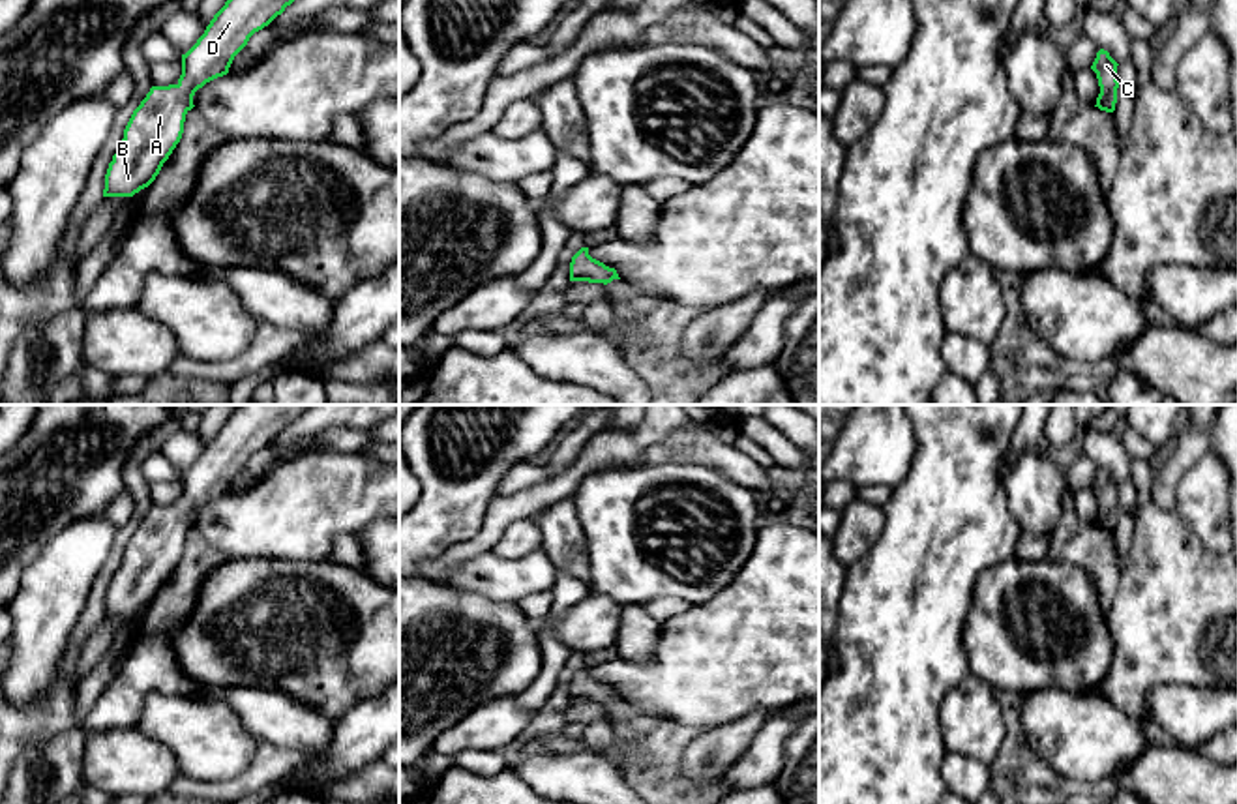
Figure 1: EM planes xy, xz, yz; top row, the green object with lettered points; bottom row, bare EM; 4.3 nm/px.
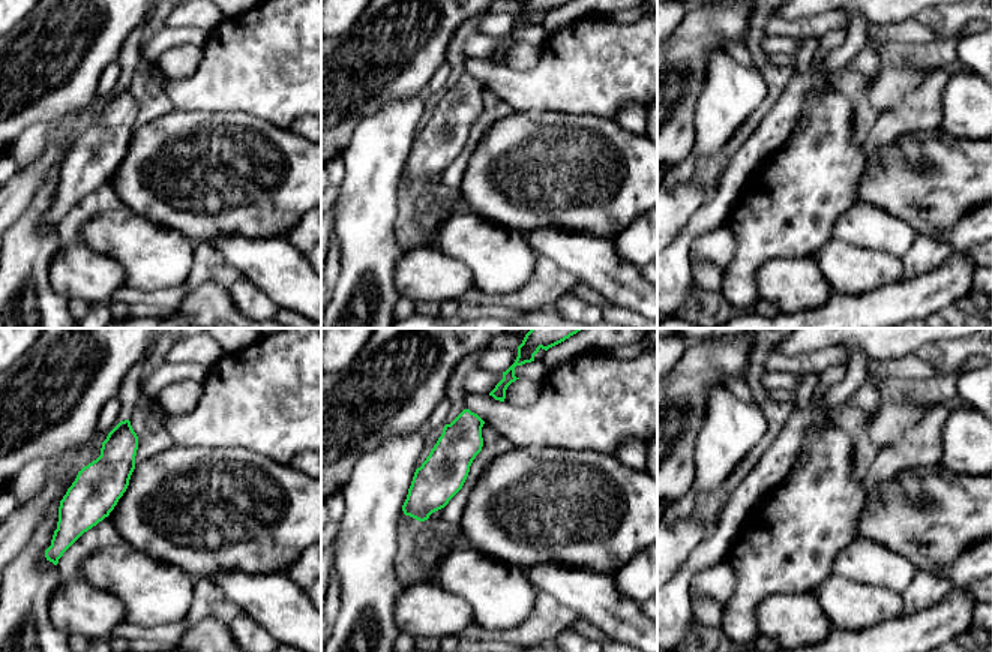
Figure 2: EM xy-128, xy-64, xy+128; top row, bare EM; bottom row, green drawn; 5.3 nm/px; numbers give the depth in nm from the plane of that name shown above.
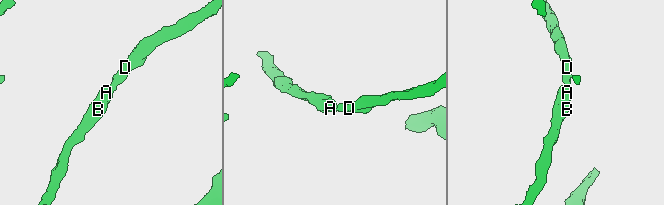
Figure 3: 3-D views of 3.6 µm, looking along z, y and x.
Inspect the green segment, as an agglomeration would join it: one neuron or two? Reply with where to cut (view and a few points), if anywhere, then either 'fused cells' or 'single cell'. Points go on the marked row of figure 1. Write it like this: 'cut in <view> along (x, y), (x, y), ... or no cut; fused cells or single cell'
no cut; single cell

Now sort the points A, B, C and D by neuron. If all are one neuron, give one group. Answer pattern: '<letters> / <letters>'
A B C D

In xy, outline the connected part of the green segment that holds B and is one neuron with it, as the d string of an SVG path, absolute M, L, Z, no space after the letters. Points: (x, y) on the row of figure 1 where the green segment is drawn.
M227 0L197 43L182 54L176 84L152 86L133 111L109 163L103 197L133 197L148 187L182 139L193 96L229 73L249 37L268 26L294 0Z

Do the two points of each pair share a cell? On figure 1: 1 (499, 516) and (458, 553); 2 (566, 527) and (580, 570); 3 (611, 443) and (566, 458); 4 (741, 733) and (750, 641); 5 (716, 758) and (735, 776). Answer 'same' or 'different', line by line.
1: same
2: same
3: different
4: different
5: different

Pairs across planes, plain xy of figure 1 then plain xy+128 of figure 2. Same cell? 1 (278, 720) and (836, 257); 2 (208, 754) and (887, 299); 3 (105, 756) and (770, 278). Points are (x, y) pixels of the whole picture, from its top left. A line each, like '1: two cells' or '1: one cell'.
1: two cells
2: two cells
3: one cell

